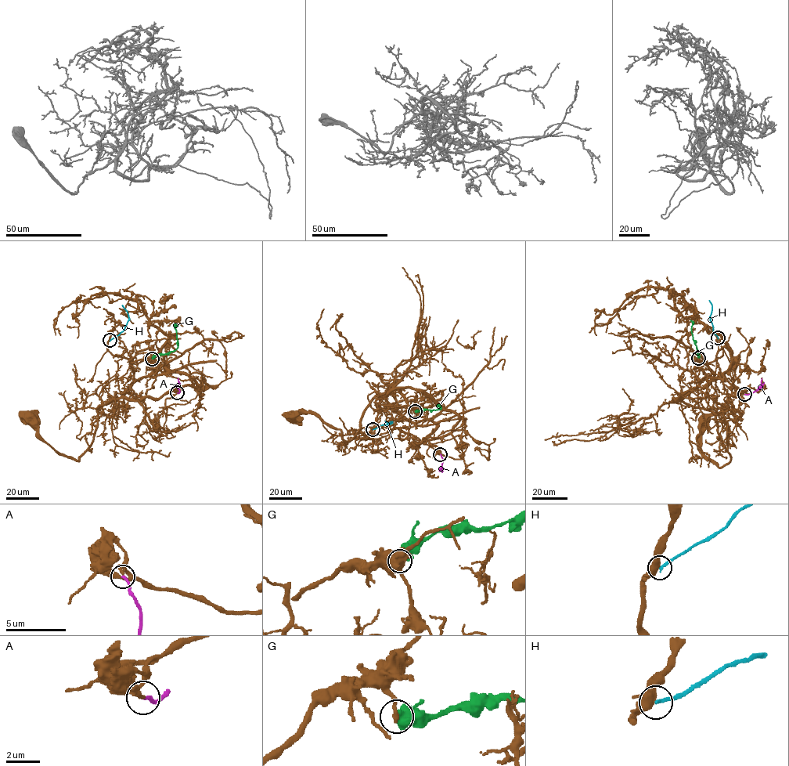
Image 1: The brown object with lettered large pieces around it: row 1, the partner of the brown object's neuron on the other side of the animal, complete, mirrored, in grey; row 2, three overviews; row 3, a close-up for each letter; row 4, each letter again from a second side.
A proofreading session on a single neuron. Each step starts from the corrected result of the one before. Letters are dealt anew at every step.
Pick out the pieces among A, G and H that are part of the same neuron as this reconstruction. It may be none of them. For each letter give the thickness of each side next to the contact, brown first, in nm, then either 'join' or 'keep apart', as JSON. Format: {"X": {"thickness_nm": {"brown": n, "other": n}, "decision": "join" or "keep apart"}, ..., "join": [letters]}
{"A": {"thickness_nm": {"brown": 240, "other": 200}, "decision": "join"}, "G": {"thickness_nm": {"brown": 260, "other": 600}, "decision": "keep apart"}, "H": {"thickness_nm": {"brown": 440, "other": 240}, "decision": "keep apart"}, "join": ["A"]}

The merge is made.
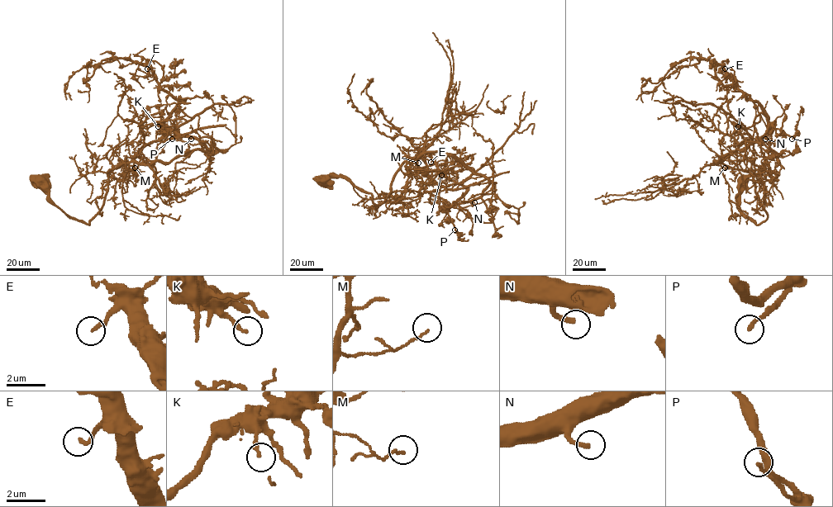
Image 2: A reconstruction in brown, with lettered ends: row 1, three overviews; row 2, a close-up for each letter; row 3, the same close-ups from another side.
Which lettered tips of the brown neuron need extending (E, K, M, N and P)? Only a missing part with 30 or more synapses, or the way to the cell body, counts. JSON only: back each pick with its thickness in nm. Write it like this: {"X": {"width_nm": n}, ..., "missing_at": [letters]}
{"N": {"width_nm": 220}, "missing_at": ["N"]}

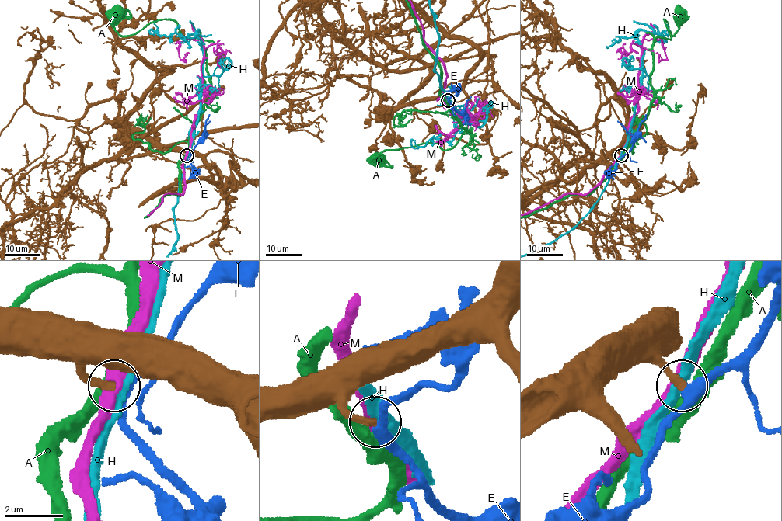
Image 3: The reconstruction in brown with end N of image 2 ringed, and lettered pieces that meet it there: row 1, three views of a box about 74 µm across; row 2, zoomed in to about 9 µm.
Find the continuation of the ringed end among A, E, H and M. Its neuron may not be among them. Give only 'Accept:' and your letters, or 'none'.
Accept: E

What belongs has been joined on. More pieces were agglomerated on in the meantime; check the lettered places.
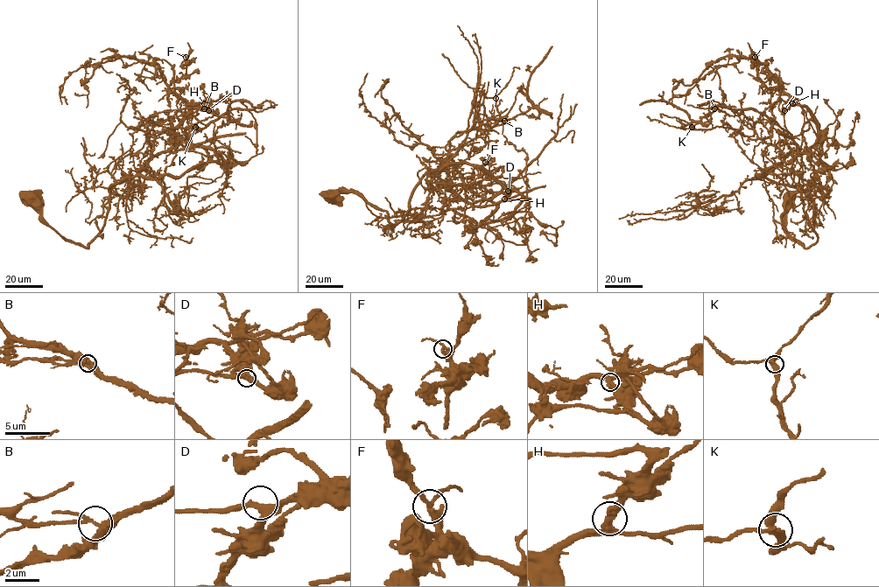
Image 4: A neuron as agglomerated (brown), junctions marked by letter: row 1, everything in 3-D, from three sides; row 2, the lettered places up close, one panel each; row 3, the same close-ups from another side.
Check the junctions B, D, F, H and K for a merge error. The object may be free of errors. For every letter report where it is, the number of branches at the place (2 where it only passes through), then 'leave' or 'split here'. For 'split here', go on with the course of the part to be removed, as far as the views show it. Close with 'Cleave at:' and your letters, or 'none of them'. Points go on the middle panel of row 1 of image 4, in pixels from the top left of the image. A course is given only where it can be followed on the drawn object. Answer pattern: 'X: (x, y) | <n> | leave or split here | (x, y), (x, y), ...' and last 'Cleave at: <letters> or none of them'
B: (504, 121) | 3 | split here | (504, 121), (489, 129), (481, 149), (452, 170), (454, 177), (453, 162), (451, 157)
D: (508, 191) | 3 | leave
F: (485, 162) | 3 | leave
H: (504, 199) | 3 | leave
K: (495, 98) | 3 | leave
Cleave at: B

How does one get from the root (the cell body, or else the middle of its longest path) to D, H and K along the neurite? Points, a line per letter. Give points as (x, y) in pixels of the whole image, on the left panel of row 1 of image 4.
D: (31, 199), (87, 248), (112, 185), (222, 163), (174, 131), (193, 107), (208, 110)
H: (31, 199), (50, 227), (87, 248), (104, 223), (112, 185), (222, 163), (174, 131), (204, 103)
K: (31, 199), (50, 227), (87, 248), (104, 223), (109, 187), (134, 177), (151, 157), (148, 136), (195, 128)

